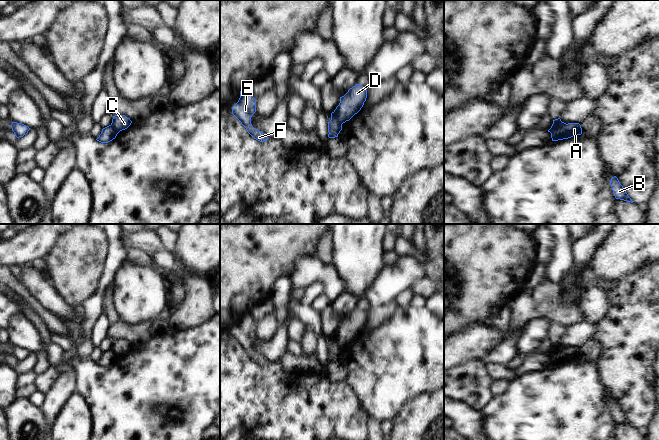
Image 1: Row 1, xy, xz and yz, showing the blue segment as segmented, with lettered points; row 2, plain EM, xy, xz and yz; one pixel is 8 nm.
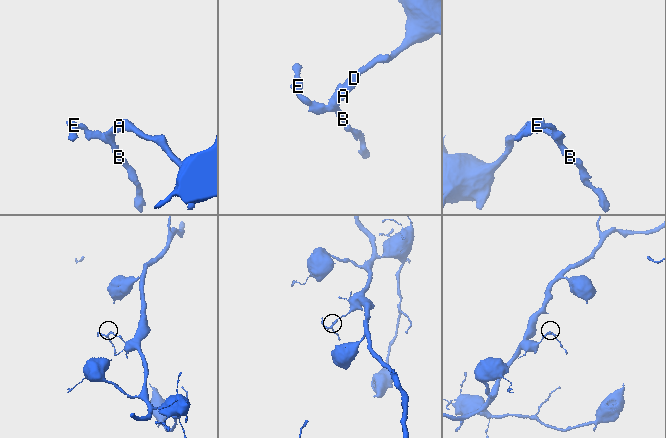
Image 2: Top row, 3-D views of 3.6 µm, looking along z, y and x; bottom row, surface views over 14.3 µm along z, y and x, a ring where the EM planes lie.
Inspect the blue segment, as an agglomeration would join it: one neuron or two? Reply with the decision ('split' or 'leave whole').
split

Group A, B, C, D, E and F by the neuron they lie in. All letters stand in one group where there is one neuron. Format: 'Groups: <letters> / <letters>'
Groups: A B E F / C D.

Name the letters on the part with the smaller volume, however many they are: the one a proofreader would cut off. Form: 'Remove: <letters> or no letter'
Remove: A, B, E, F

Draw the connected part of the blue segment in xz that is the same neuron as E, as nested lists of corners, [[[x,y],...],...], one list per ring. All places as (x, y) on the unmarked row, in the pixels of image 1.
[[[250,311],[240,315],[238,326],[232,331],[232,338],[246,352],[247,356],[260,366],[267,365],[267,361],[263,356],[254,352],[251,348],[251,341],[256,336],[256,323],[252,320]]]

